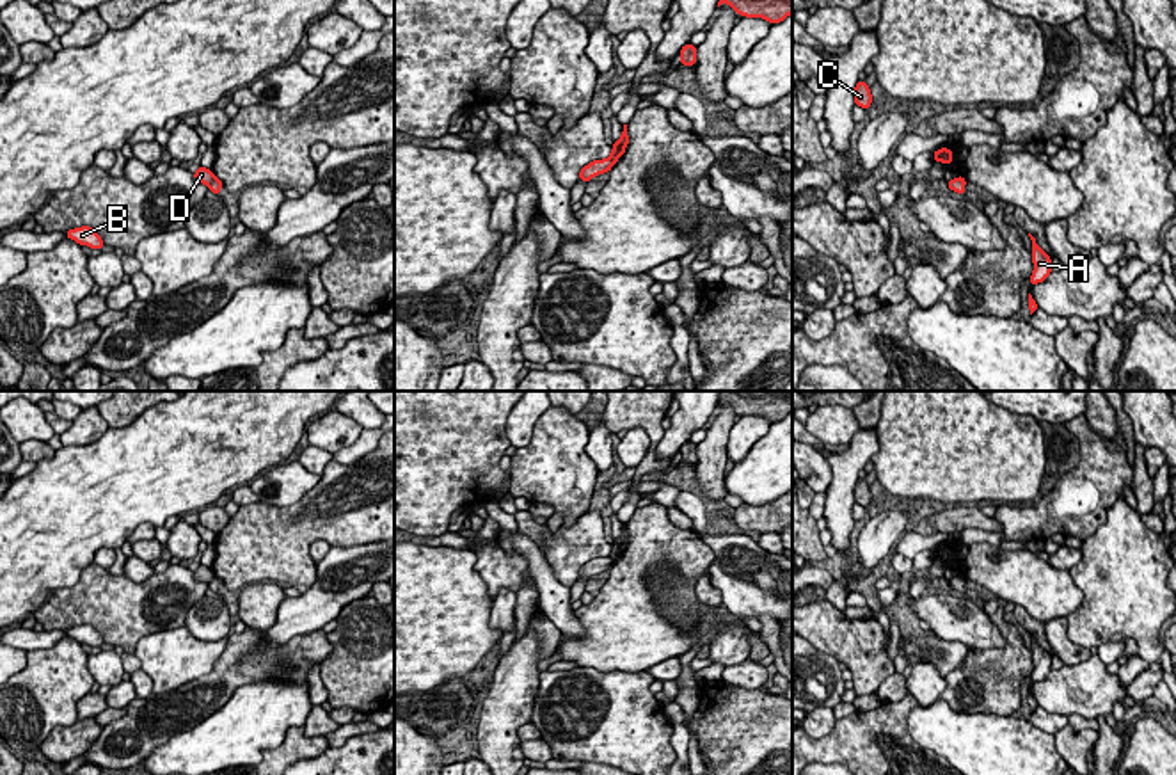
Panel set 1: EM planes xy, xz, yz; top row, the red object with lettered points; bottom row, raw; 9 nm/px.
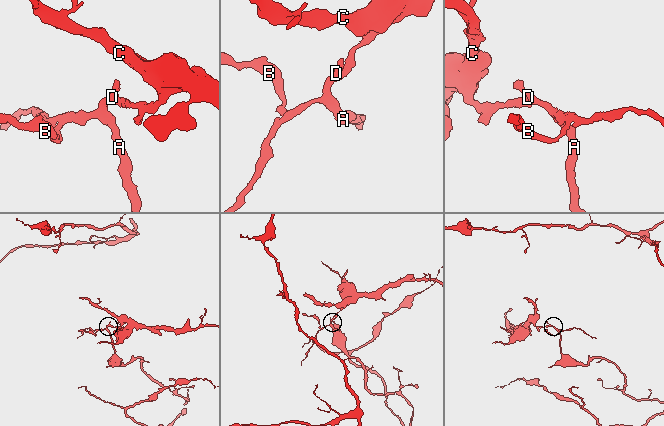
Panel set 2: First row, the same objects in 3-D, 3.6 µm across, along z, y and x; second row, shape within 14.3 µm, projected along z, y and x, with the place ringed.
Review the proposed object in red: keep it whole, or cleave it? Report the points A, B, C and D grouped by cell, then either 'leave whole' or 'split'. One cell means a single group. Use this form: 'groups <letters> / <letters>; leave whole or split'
groups A B D / C; split

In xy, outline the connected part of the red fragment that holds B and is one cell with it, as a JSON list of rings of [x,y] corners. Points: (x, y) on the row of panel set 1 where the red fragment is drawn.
[[[89,226],[66,231],[66,238],[71,238],[78,245],[87,245],[91,249],[105,249],[101,236]]]

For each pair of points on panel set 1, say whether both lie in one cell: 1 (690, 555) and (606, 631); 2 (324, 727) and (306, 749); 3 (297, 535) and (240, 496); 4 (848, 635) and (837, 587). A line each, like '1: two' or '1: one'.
1: one
2: two
3: two
4: two

